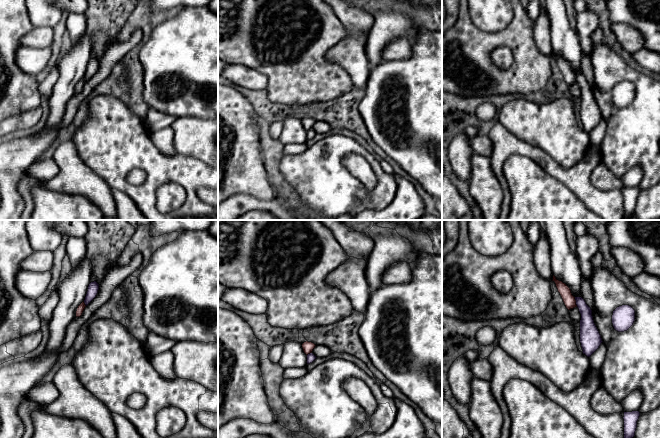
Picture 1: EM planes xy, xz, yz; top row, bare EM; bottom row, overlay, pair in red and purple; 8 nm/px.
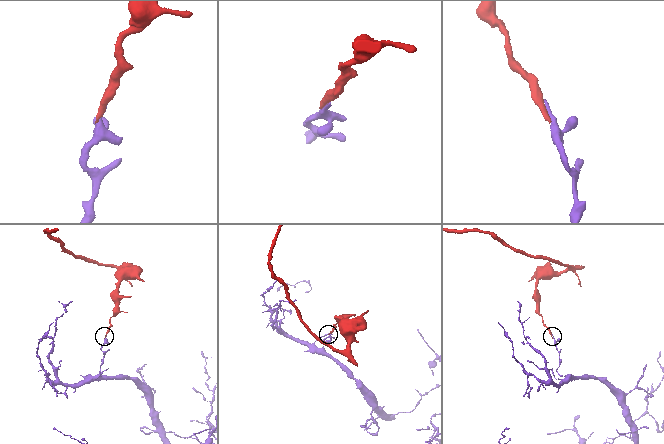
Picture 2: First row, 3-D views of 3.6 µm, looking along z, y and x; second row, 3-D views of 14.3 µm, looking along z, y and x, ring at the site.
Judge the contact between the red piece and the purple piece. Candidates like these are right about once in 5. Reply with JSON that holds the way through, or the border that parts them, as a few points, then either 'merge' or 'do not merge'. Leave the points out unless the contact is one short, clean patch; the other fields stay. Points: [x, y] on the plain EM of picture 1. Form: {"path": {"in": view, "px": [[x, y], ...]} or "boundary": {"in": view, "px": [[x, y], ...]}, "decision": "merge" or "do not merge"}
{"boundary": {"in": "yz", "px": [[574, 73], [577, 82]]}, "decision": "do not merge"}

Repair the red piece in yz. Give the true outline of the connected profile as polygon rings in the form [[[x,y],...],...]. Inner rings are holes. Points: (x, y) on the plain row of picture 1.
[[[554,51],[552,57],[555,58],[566,84],[570,86],[577,83],[575,73],[572,71],[570,64],[562,57],[557,56]]]

